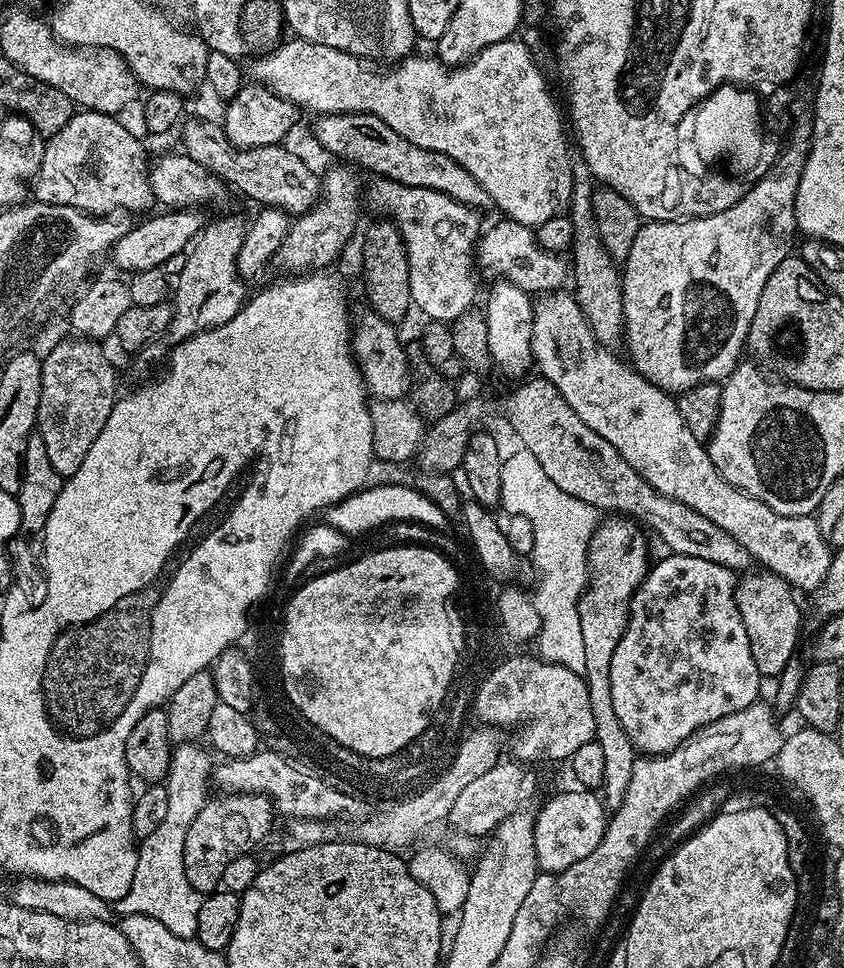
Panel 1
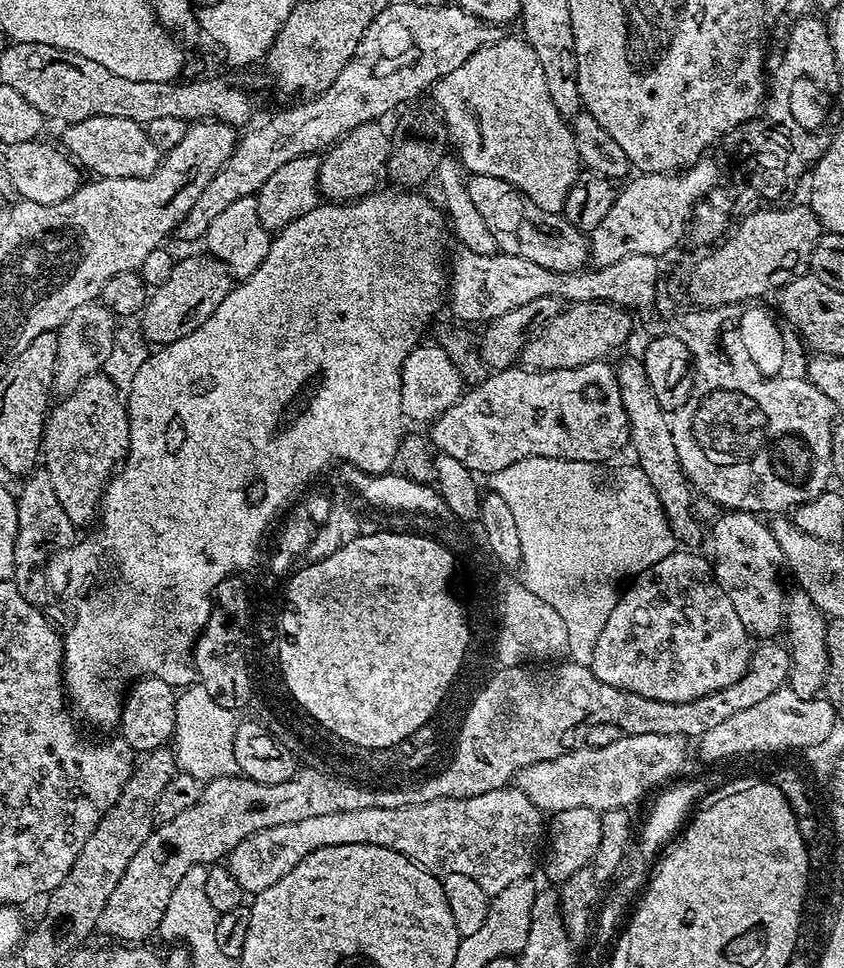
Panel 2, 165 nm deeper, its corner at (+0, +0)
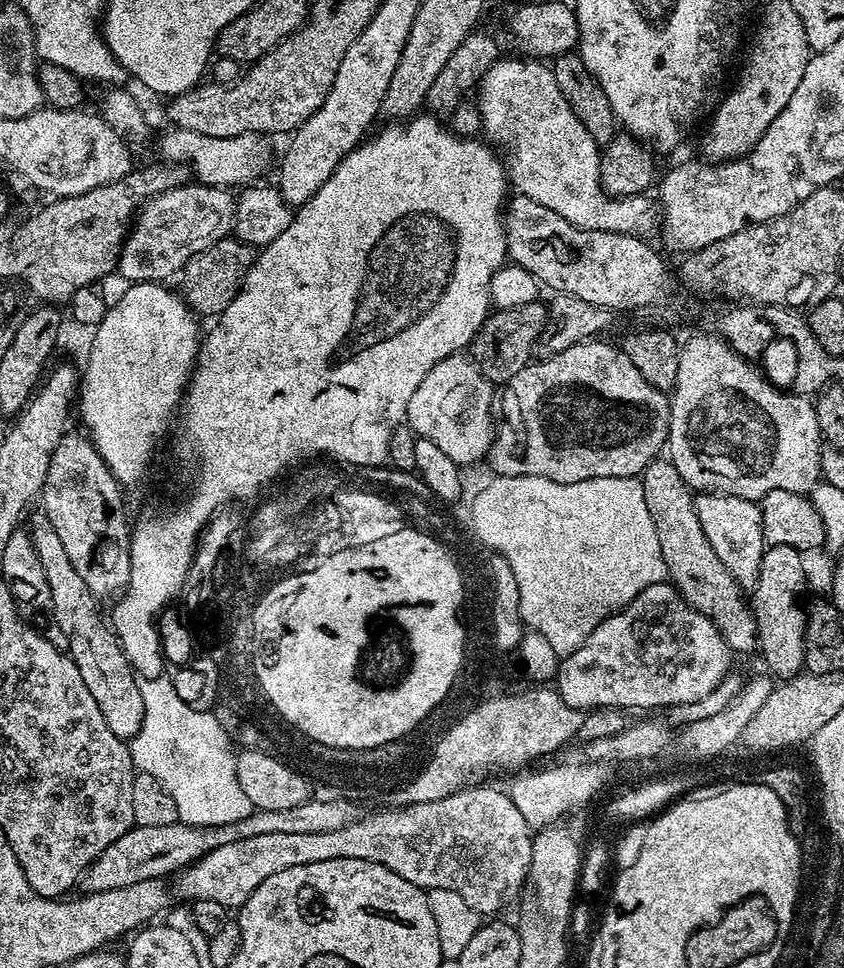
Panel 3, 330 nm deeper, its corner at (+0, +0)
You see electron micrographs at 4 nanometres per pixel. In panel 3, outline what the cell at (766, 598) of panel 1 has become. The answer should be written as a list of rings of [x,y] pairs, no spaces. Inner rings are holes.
[[[705,492],[696,496],[696,509],[698,522],[702,522],[702,530],[706,533],[706,542],[714,546],[714,554],[722,558],[722,566],[730,570],[732,581],[740,585],[741,589],[754,589],[766,547],[760,525],[760,504],[746,498],[725,496],[723,492]]]

